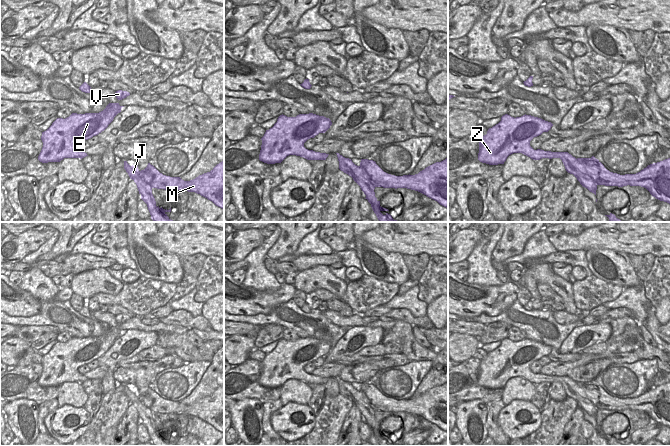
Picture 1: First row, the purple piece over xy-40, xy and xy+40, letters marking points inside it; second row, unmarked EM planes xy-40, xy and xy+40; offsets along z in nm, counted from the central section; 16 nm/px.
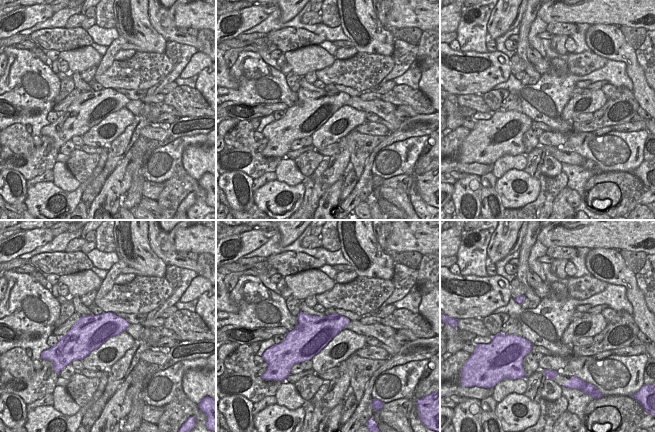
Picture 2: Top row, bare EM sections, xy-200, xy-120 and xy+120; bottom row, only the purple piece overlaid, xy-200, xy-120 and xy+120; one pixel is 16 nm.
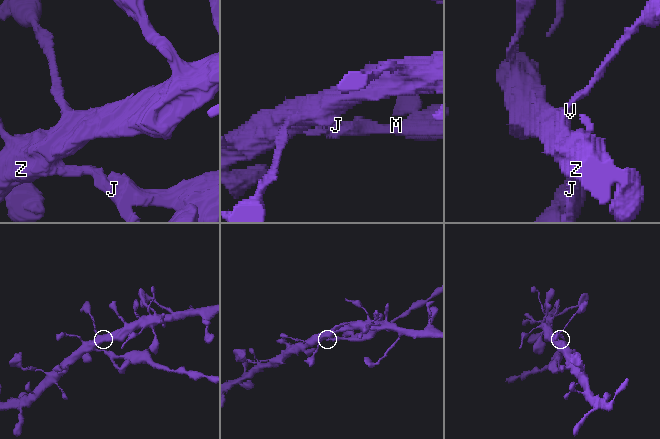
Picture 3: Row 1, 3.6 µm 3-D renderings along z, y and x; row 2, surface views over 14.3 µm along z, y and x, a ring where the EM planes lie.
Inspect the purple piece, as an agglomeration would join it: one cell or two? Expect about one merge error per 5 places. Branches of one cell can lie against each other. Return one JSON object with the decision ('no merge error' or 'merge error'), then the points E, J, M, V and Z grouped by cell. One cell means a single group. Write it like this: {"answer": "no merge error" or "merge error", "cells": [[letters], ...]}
{"answer": "merge error", "cells": [["E", "J", "V", "Z"], ["M"]]}

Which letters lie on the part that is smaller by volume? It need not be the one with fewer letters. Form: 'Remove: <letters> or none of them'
Remove: M

